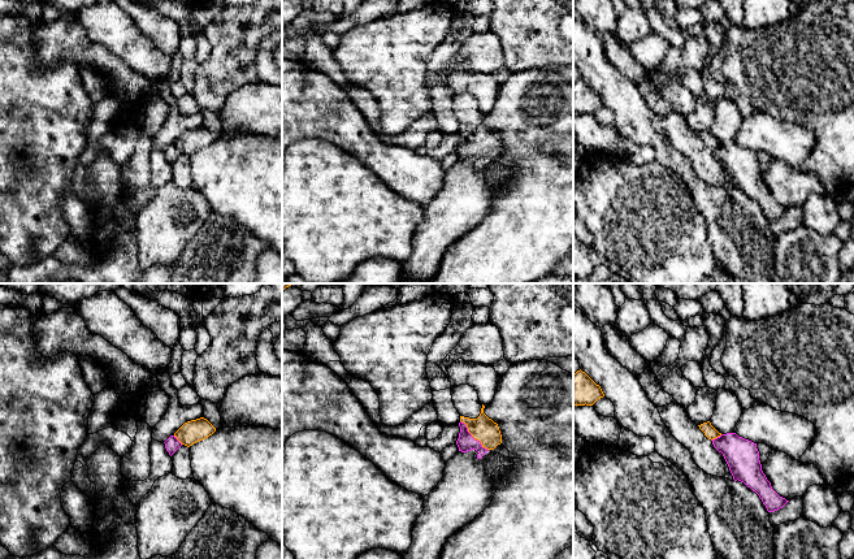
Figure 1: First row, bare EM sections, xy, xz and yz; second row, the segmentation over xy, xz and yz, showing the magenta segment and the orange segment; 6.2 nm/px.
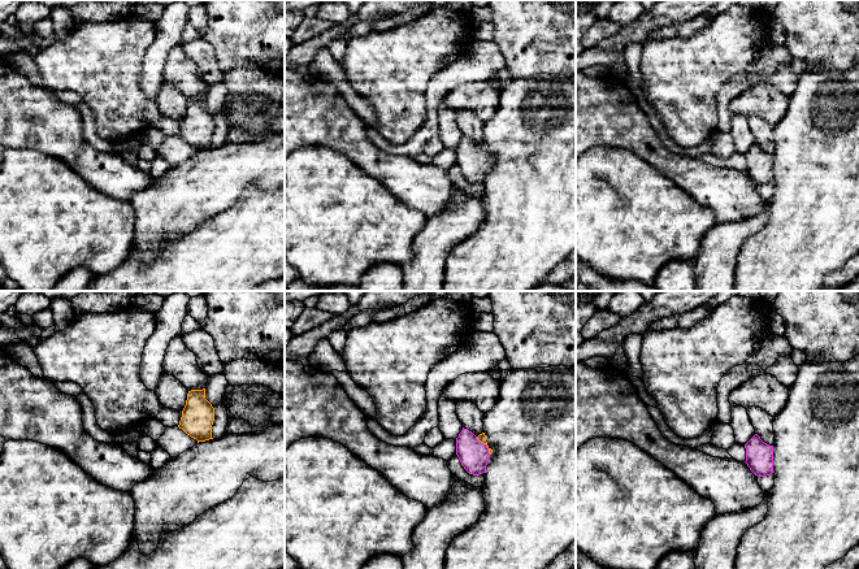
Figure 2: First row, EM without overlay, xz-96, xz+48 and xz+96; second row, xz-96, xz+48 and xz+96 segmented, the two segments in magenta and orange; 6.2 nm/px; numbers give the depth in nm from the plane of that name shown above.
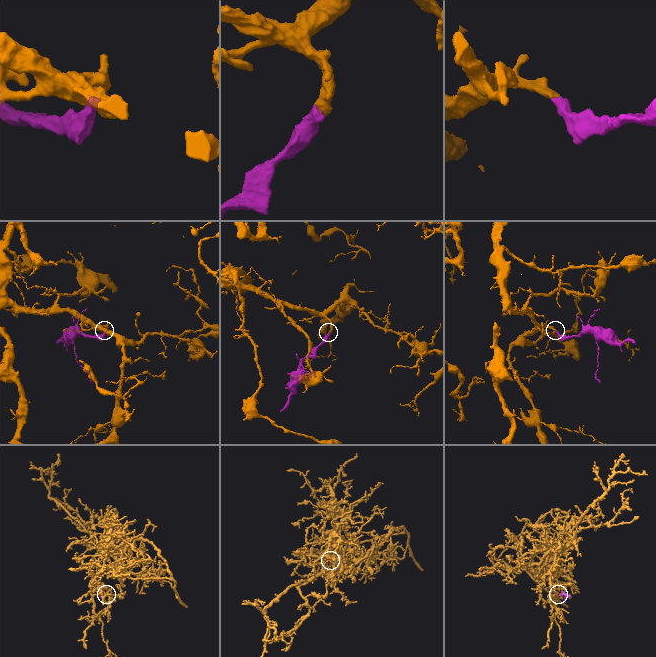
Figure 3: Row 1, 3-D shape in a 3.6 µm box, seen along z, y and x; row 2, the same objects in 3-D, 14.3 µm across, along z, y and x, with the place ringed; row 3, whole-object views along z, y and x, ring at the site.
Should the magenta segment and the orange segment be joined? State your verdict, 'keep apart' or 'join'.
join

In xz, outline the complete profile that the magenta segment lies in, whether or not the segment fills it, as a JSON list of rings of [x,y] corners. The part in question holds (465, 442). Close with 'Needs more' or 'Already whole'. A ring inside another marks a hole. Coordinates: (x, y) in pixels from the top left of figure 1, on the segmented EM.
[[[482,404],[481,413],[477,419],[460,416],[460,433],[456,441],[459,451],[468,452],[476,450],[477,459],[481,459],[489,450],[494,450],[502,443],[502,434],[497,422],[484,413]]]. Needs more

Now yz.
[[[710,421],[698,425],[714,447],[723,454],[734,481],[744,482],[762,499],[768,512],[783,508],[789,500],[780,497],[762,471],[757,443],[736,433],[719,433]]]. Needs more

